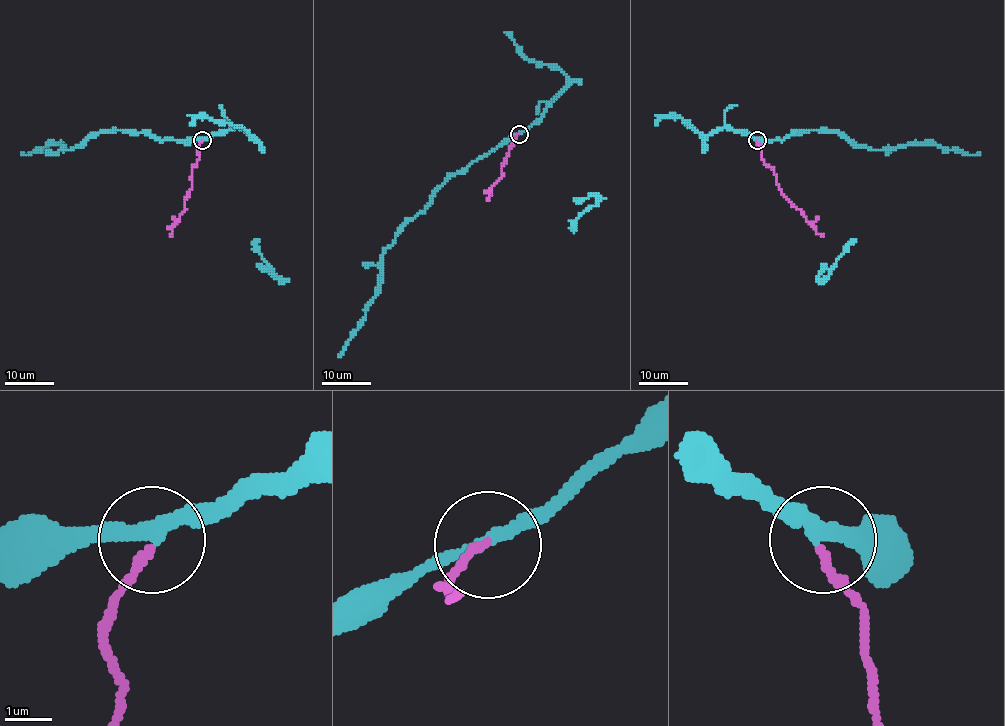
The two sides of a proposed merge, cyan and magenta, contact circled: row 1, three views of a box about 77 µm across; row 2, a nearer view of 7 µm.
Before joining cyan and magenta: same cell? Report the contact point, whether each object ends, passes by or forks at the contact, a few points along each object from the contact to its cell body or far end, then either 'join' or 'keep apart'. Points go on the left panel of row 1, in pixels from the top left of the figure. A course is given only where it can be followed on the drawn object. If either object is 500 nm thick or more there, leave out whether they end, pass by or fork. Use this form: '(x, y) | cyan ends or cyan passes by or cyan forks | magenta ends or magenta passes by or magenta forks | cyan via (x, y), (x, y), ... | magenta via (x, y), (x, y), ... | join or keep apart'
(202, 140) | cyan passes by | magenta ends | cyan via (202, 140), (158, 139), (145, 133), (106, 130), (67, 149), (50, 143), (29, 154), (20, 153) | magenta via (202, 140), (197, 148), (199, 160), (191, 172), (191, 189), (185, 210), (171, 228), (170, 236) | keep apart

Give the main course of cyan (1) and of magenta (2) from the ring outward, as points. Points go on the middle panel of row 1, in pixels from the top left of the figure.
1: (519, 134), (506, 138), (452, 174), (434, 192), (431, 201), (410, 217), (384, 251), (377, 294), (337, 357)
2: (519, 134), (514, 138), (502, 166), (502, 176), (488, 190), (487, 200)

